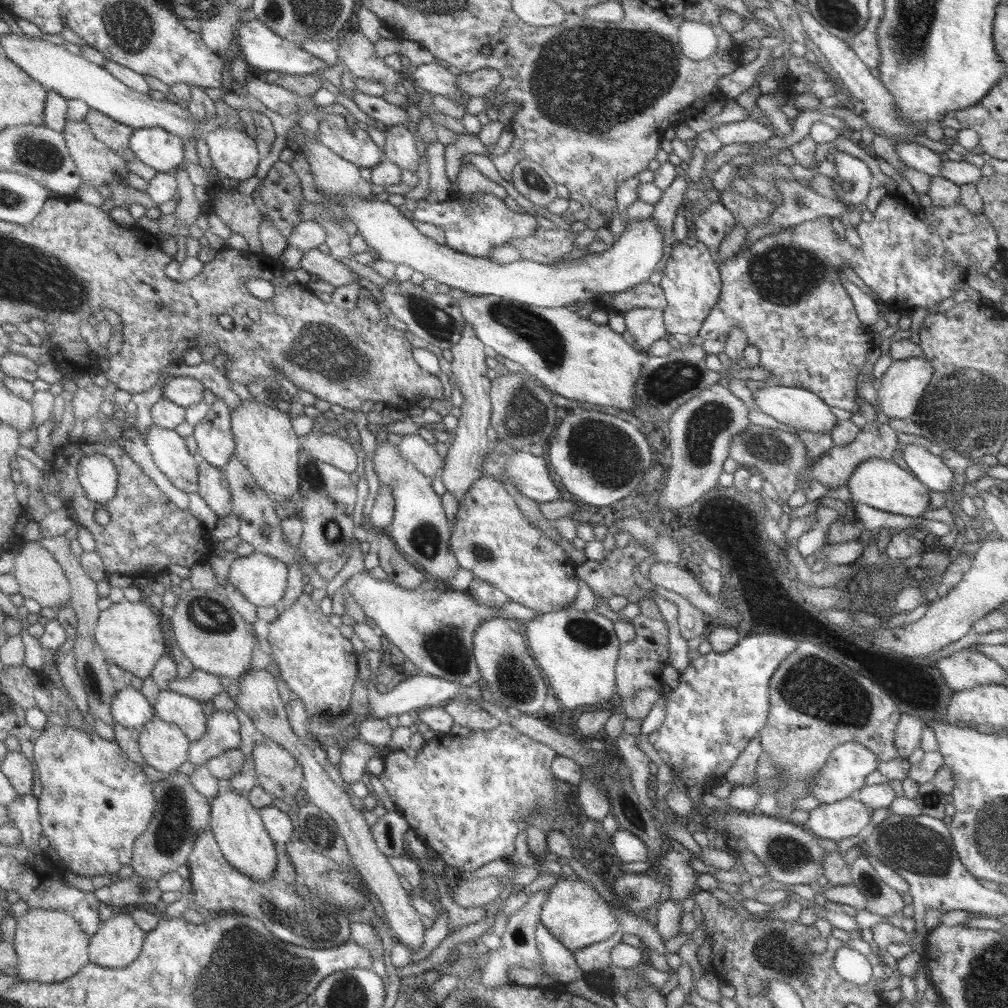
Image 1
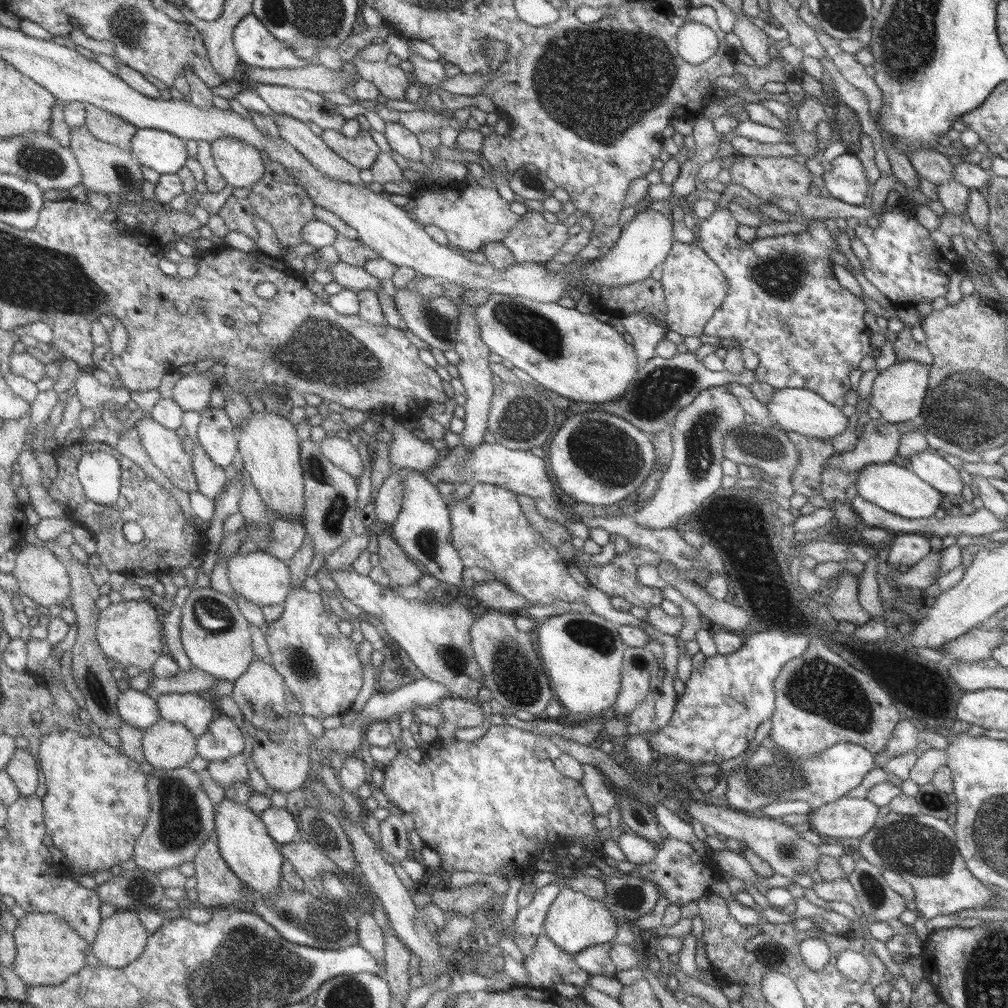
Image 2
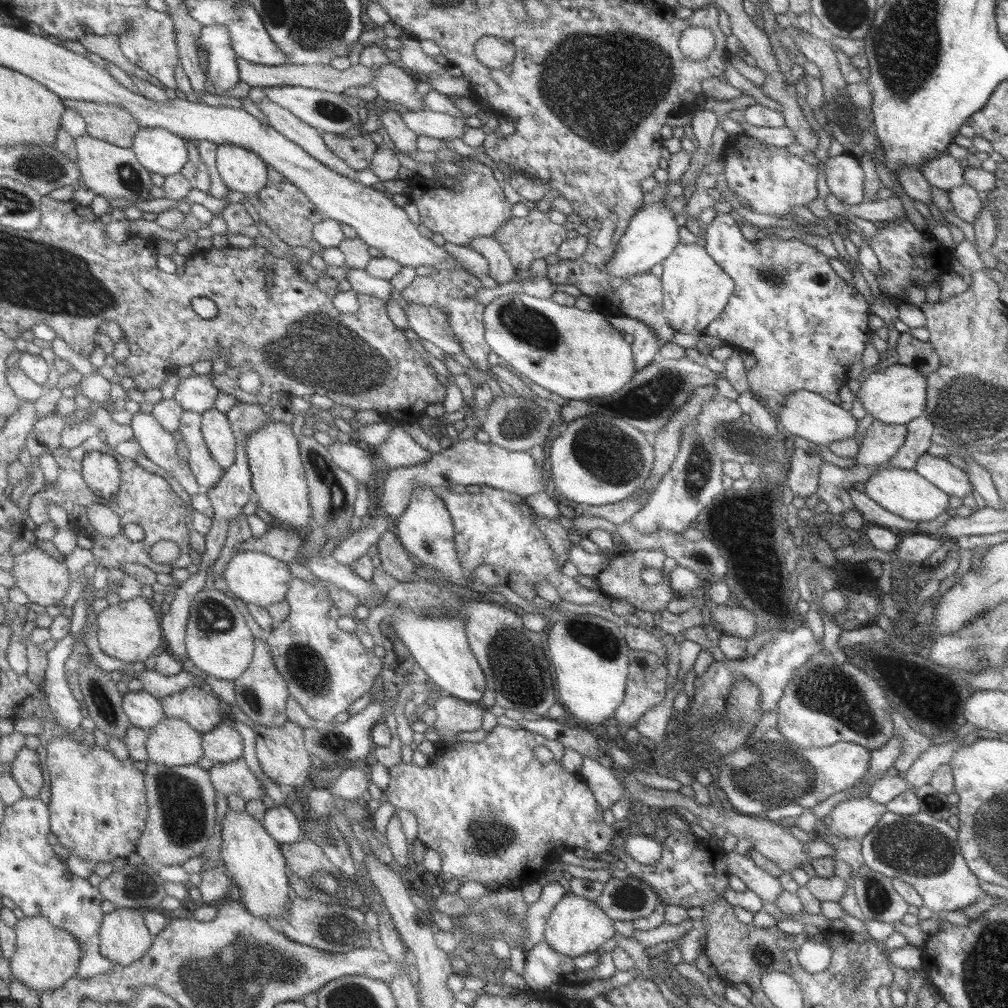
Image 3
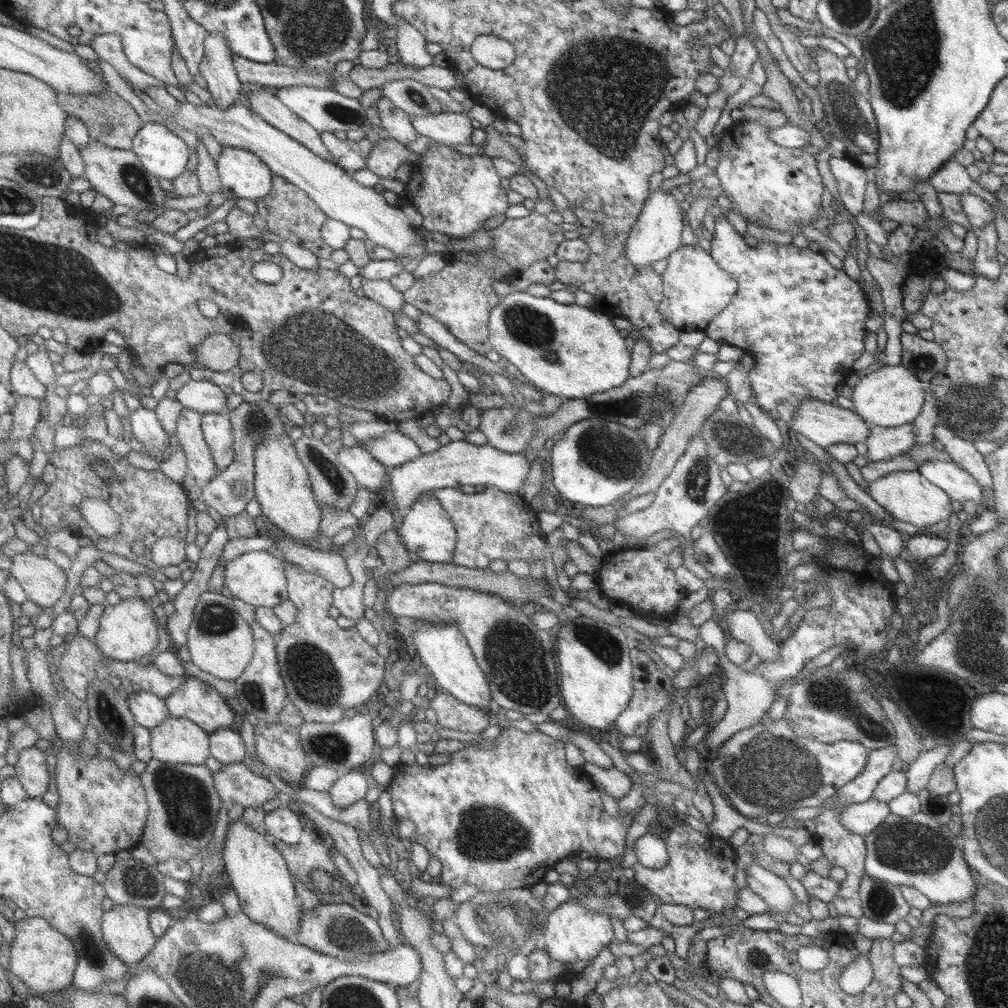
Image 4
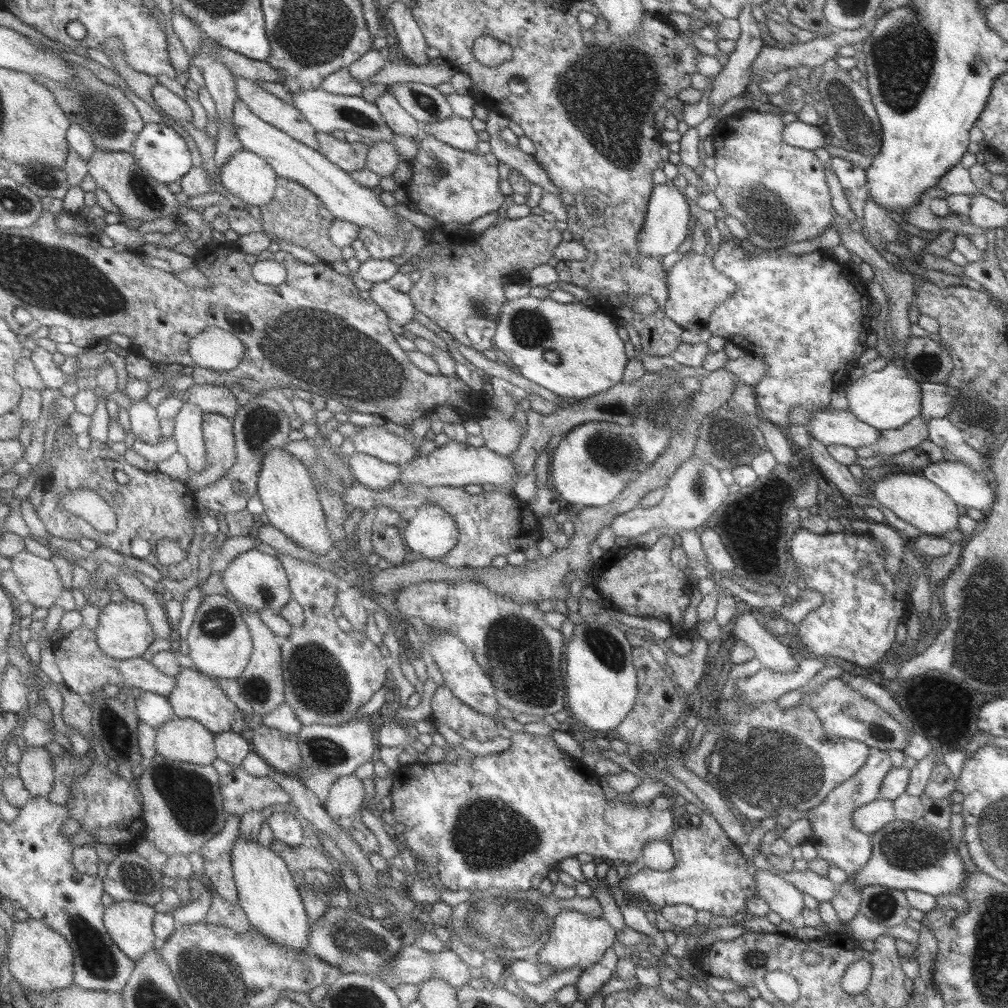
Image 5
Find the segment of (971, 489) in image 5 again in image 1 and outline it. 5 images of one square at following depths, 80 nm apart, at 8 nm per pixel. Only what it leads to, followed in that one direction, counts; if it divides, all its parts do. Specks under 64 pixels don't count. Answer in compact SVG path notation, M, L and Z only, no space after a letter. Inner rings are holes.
M909 444L901 452L907 470L929 491L943 493L953 485L953 472L925 447Z

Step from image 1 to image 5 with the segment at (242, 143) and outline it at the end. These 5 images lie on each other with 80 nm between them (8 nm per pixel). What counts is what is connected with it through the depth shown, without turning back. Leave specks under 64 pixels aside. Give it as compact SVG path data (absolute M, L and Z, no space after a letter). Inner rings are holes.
M243 150L235 153L229 162L226 162L220 172L221 182L226 189L242 202L263 208L271 204L276 196L277 181L281 177L273 167L252 151Z

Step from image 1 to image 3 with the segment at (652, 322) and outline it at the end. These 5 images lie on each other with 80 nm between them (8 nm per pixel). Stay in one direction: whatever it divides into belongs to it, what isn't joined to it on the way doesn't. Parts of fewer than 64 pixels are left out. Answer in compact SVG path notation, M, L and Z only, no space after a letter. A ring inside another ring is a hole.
M608 317L608 323L619 332L624 332L630 334L633 338L631 340L631 353L633 356L633 365L635 365L635 372L649 365L653 359L657 358L658 348L657 341L655 341L655 337L653 337L652 330L647 328L641 321L637 322L632 318L627 317Z

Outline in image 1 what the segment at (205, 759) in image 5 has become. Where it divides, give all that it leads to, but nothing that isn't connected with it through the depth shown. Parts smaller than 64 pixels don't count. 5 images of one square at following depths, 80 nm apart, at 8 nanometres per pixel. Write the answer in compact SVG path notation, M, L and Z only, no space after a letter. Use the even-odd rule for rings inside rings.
M155 717L140 729L140 749L149 766L163 774L175 773L188 761L192 739L177 725L165 722L164 719Z

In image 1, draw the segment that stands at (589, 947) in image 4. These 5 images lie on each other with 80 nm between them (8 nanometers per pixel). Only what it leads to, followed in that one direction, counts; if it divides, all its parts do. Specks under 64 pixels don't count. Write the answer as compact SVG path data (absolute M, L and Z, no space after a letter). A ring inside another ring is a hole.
M561 875L557 876L553 886L547 888L547 899L541 905L539 921L555 940L572 952L593 942L607 940L618 928L613 910L593 888L572 877Z

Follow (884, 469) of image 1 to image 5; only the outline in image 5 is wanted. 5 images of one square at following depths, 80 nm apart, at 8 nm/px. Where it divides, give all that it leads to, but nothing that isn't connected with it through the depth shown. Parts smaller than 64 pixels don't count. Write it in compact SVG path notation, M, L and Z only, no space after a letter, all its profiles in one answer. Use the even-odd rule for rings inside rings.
M906 470L897 475L891 474L885 478L879 478L870 486L869 496L877 500L881 506L887 507L893 514L917 528L923 535L933 537L942 536L949 530L957 529L957 506L937 486L928 482L914 471Z

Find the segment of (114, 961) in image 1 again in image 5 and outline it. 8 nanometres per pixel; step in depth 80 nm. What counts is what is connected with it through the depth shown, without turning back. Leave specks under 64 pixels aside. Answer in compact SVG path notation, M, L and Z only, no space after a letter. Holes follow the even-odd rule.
M115 902L106 908L104 923L117 946L139 962L156 946L155 908L137 902Z

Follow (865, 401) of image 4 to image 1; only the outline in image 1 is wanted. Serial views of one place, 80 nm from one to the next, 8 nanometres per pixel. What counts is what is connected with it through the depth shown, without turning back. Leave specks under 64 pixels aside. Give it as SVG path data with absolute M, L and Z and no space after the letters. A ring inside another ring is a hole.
M910 357L891 362L890 366L883 372L877 384L877 411L883 412L887 419L899 421L910 421L911 415L915 413L915 407L925 391L925 387L931 381L933 369L929 362L923 358Z

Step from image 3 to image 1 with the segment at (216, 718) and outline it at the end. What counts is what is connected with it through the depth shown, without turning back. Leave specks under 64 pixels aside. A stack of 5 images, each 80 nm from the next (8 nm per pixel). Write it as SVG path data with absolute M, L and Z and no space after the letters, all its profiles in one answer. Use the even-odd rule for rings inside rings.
M165 689L156 696L154 709L157 717L180 726L192 742L207 732L210 716L202 701Z

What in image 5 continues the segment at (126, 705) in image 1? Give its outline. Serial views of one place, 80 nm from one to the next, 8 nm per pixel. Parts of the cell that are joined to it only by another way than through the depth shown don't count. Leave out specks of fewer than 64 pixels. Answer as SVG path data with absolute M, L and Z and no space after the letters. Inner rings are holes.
M142 691L136 704L140 720L156 729L178 717L168 696Z

